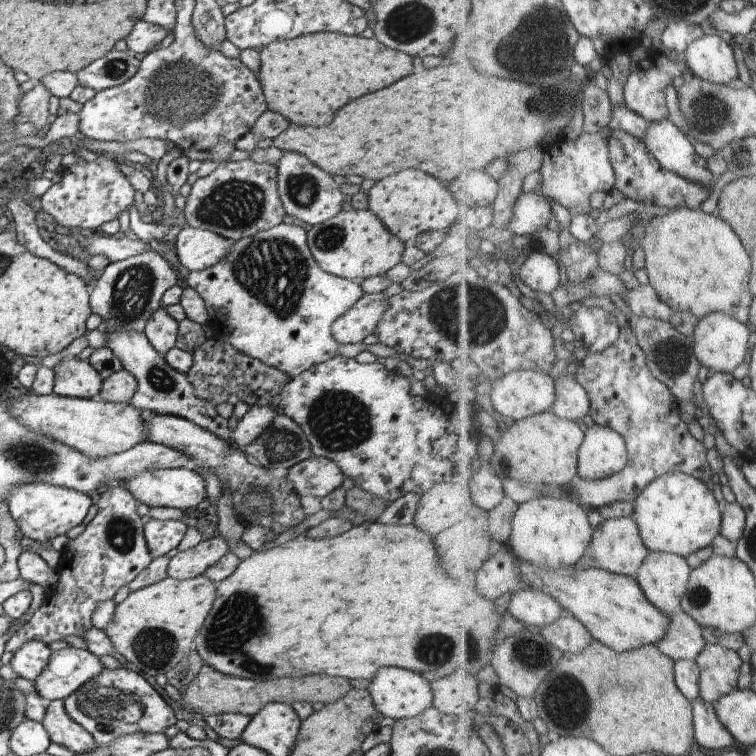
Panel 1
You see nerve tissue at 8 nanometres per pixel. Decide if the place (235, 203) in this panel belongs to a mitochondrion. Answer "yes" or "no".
yes

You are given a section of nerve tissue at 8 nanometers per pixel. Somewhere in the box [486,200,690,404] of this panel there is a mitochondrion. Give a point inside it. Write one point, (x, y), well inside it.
(666, 362)

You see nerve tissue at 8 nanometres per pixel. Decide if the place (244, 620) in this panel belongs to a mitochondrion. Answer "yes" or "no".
yes

